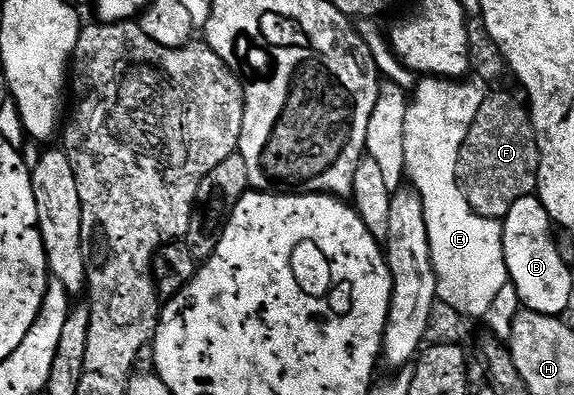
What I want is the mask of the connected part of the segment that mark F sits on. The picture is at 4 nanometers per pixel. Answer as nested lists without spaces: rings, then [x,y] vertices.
[[[508,93],[487,94],[480,111],[476,111],[476,119],[464,139],[464,147],[460,147],[458,160],[458,182],[462,184],[462,190],[470,206],[482,217],[505,220],[517,199],[533,196],[537,192],[539,161],[539,143],[529,110]]]

